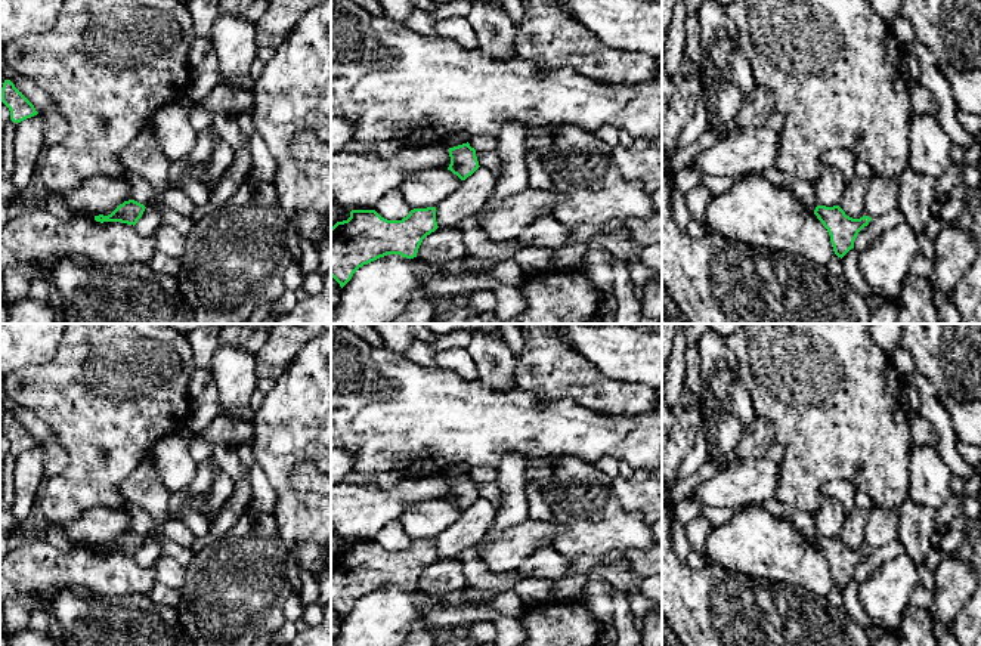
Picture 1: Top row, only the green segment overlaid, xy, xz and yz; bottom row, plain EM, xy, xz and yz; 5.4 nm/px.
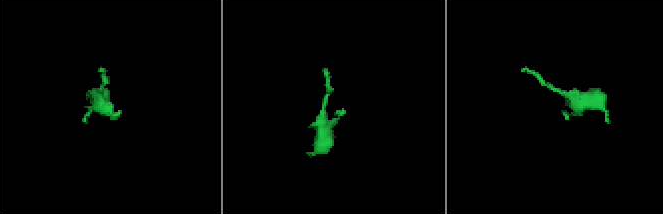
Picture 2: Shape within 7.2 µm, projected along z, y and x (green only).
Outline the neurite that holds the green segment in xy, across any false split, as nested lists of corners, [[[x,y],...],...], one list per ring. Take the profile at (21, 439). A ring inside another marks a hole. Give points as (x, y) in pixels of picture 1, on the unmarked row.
[[[4,411],[3,414],[1,433],[9,439],[10,451],[16,455],[38,445],[34,436],[15,418],[10,411]]]

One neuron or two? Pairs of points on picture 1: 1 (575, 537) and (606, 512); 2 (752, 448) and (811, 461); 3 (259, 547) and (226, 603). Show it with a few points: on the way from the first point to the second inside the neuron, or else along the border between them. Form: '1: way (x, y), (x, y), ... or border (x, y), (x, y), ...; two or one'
1: way (582, 535), (599, 519); one
2: border (757, 414), (770, 424), (774, 439); two
3: way (245, 560), (240, 566), (235, 590); one

